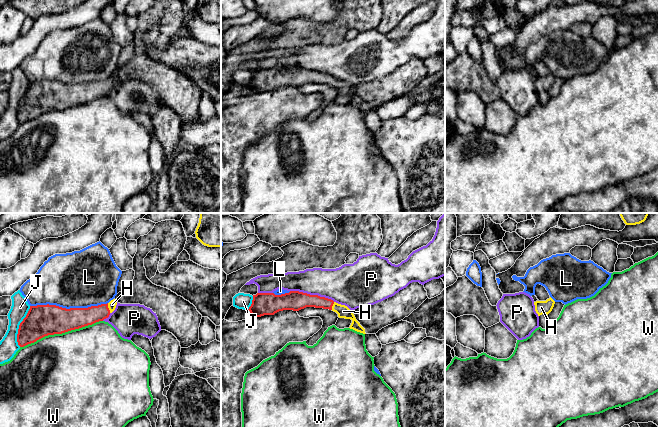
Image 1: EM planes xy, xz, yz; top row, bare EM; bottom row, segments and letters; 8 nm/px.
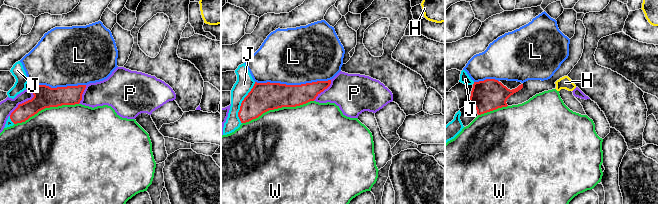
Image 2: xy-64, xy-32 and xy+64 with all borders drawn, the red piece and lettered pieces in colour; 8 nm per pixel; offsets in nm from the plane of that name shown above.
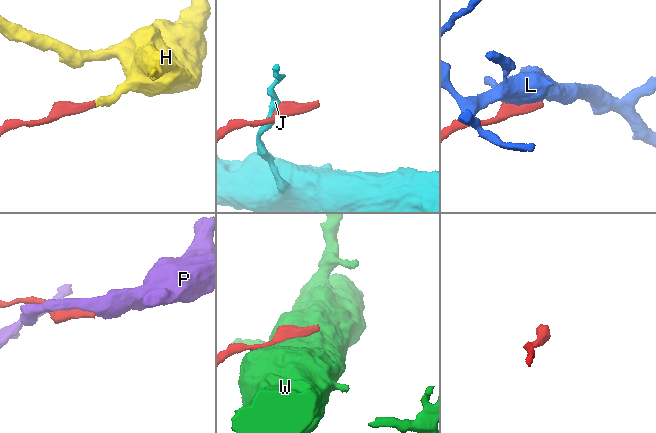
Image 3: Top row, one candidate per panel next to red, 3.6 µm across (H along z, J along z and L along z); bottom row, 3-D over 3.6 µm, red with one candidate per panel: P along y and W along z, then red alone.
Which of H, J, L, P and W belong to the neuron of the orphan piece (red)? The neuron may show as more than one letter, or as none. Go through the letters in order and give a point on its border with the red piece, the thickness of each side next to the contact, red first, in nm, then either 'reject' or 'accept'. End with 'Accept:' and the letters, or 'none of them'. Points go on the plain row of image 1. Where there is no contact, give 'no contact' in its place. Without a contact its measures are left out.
H: meets red in xy at (108, 84); 160 nm thick on the red side, 70 nm on the other; accept
J: meets red in xy at (19, 102); 260 nm thick on the red side, 150 nm on the other; reject
L: meets red in xy at (68, 85); 260 nm thick on the red side, 440 nm on the other; reject
P: meets red in xz at (312, 71); 160 nm thick on the red side, 280 nm on the other; reject
W: meets red in xy at (61, 109); 260 nm thick on the red side, 500 nm on the other; reject
Accept: H

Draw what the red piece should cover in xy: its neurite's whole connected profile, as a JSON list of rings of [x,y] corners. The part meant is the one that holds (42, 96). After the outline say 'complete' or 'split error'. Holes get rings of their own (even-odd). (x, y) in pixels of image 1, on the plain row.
[[[115,75],[107,80],[88,84],[62,84],[56,81],[30,82],[19,101],[17,118],[20,123],[54,110],[62,110],[103,97],[115,86]]] | split error

